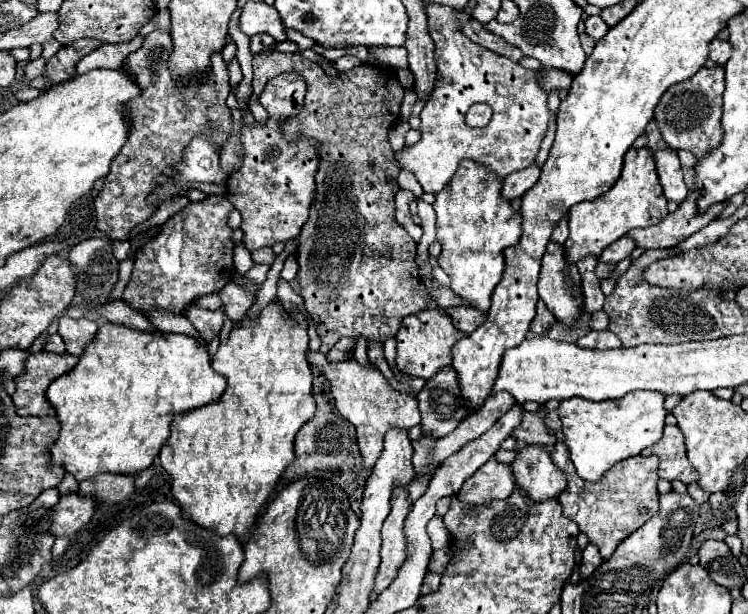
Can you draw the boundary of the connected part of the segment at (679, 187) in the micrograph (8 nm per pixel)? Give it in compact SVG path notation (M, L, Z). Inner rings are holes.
M656 150L654 158L656 158L656 168L658 168L658 178L664 188L664 196L676 204L684 202L688 196L688 186L684 184L682 166L676 152Z

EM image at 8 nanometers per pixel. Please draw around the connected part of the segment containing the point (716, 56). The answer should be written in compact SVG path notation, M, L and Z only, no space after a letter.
M714 38L714 40L710 42L710 54L708 54L708 56L710 56L718 66L724 66L726 60L730 58L730 54L732 54L732 48L730 48L730 44L728 44L726 40Z

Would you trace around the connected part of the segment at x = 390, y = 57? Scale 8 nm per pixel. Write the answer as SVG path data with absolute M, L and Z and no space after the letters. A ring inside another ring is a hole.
M378 46L378 48L370 48L370 54L376 56L376 60L380 60L392 68L408 68L408 54L406 54L404 46L398 46L398 48Z

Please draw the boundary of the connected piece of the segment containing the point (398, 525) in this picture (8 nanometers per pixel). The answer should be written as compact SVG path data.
M402 488L398 490L398 494L394 494L392 512L382 526L382 550L380 550L382 564L374 580L374 592L384 592L388 584L392 582L398 566L402 566L402 562L406 560L406 552L404 552L406 542L402 538L402 522L408 512L410 512L410 506L406 506L406 488Z

